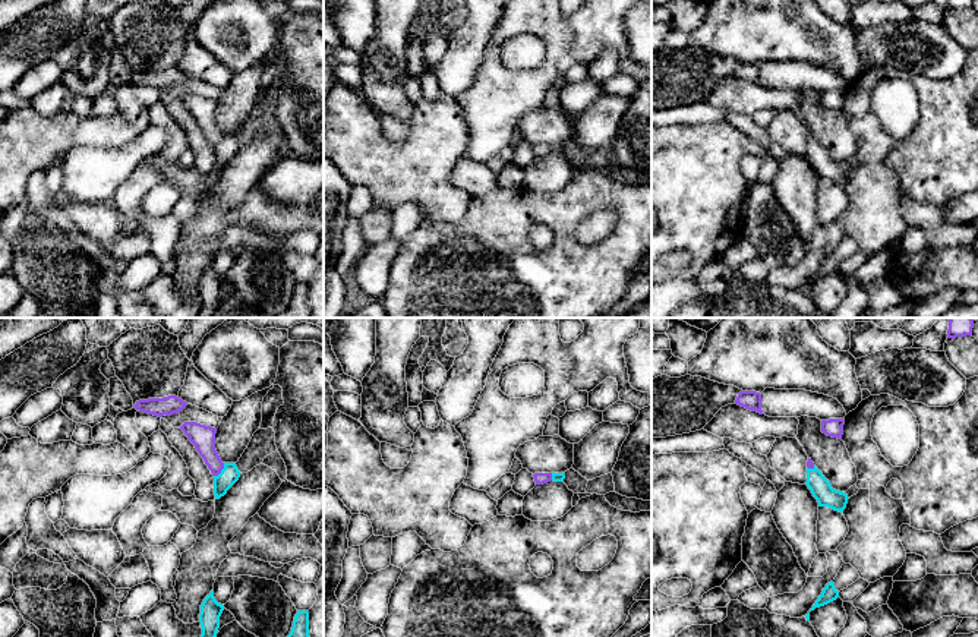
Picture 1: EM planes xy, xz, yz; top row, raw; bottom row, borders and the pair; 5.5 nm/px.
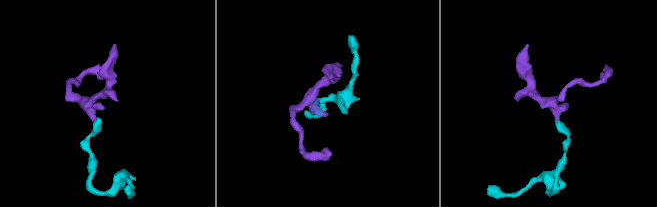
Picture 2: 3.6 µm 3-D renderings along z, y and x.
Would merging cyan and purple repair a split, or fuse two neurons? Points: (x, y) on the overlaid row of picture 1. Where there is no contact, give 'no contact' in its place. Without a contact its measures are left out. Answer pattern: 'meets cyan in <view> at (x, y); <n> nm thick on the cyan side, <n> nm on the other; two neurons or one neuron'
meets cyan in xy at (221, 470); 100 nm thick on the cyan side, 130 nm on the other; one neuron

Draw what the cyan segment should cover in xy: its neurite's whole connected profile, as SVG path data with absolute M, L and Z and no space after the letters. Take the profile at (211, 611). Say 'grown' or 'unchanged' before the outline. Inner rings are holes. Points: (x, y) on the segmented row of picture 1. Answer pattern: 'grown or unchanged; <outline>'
unchanged; M214 590L204 599L201 605L199 622L202 627L201 637L217 637L220 628L220 616L224 605L218 603L214 597Z

